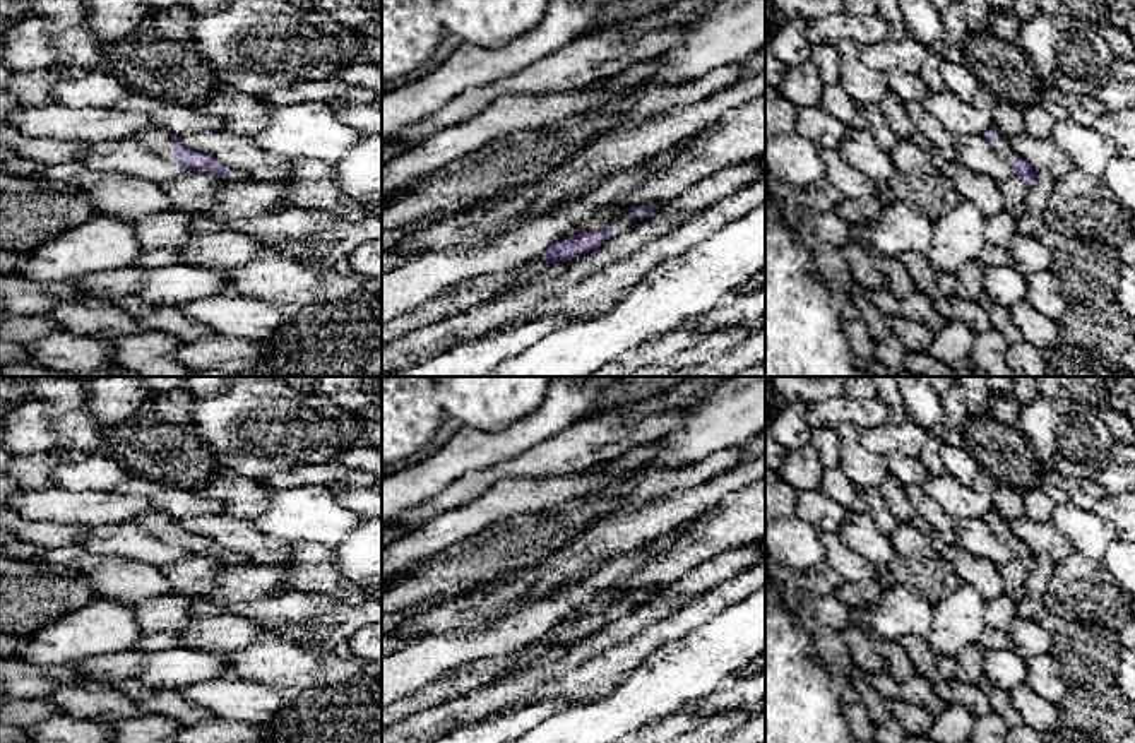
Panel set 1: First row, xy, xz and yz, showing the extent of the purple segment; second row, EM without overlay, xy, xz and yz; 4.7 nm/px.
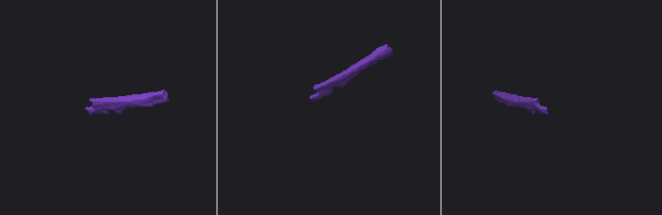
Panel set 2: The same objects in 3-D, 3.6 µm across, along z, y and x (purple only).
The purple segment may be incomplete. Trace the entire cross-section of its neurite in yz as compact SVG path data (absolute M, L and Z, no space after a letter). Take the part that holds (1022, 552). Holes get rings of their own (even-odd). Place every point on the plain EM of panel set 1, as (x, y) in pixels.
M991 510L983 517L983 520L991 527L998 541L1015 553L1017 560L1020 560L1027 568L1034 567L1036 555L1012 532L1010 520L1007 520L998 510Z

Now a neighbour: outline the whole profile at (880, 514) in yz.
M870 488L859 490L859 493L866 502L868 514L875 520L877 529L882 534L890 536L900 522L890 514L890 510L883 503L882 491L878 488Z

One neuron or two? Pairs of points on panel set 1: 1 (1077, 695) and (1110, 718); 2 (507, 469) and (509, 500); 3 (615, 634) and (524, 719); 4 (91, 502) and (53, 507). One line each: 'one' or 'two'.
1: one
2: two
3: two
4: one

